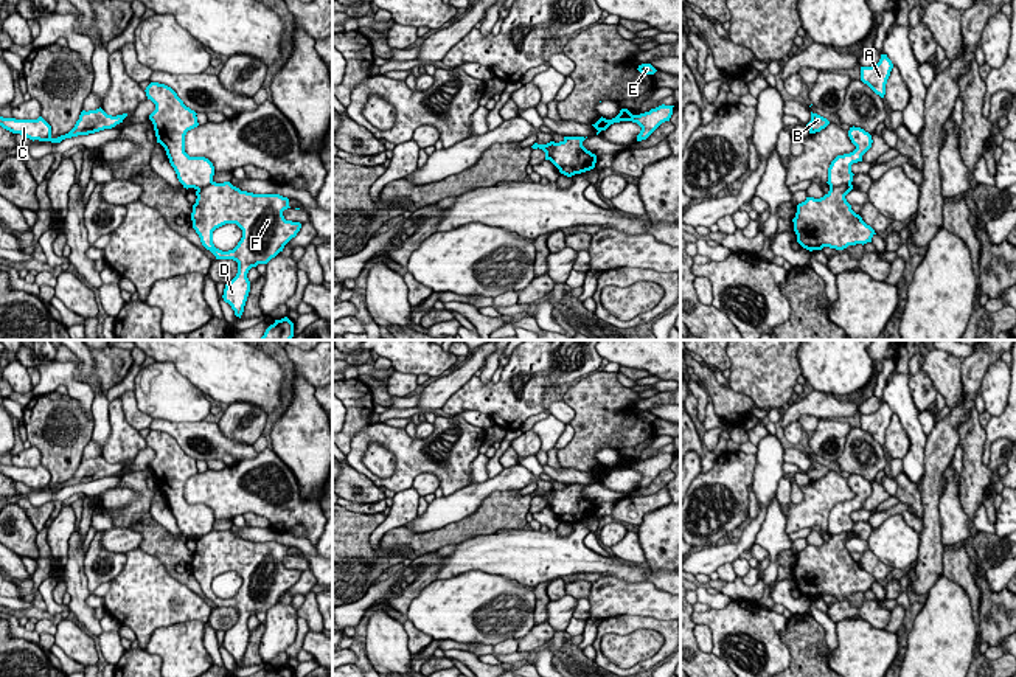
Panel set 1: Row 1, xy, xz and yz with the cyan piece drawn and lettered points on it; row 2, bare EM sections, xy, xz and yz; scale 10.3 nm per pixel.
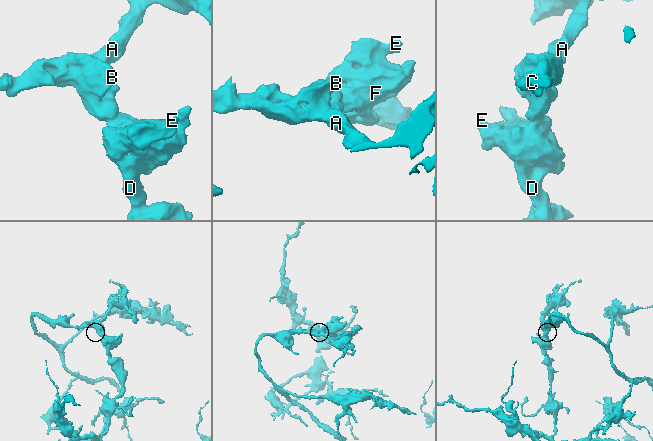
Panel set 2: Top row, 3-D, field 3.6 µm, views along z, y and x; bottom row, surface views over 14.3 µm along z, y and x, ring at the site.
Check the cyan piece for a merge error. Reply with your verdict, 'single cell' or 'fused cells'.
fused cells

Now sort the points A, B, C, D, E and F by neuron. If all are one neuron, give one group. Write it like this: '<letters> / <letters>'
A B C / D E F

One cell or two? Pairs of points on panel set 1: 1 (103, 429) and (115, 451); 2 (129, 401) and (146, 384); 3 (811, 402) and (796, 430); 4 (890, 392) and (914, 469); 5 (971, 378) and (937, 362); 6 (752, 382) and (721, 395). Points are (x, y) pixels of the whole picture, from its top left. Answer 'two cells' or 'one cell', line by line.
1: two cells
2: two cells
3: two cells
4: one cell
5: two cells
6: two cells

